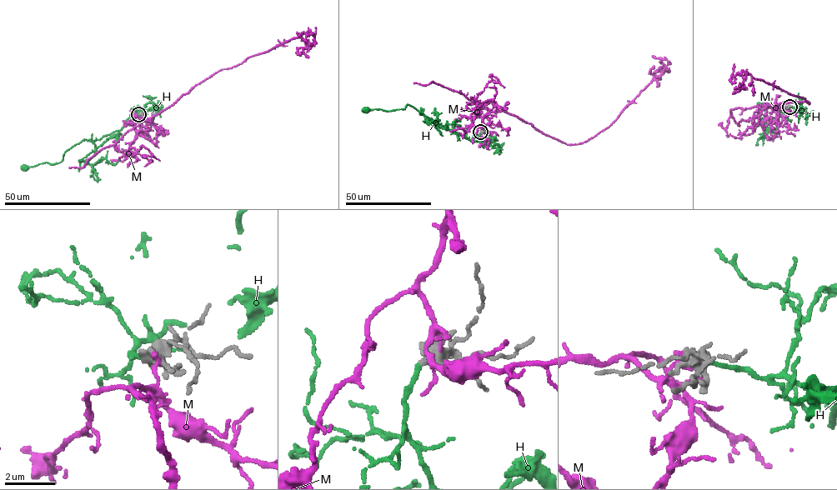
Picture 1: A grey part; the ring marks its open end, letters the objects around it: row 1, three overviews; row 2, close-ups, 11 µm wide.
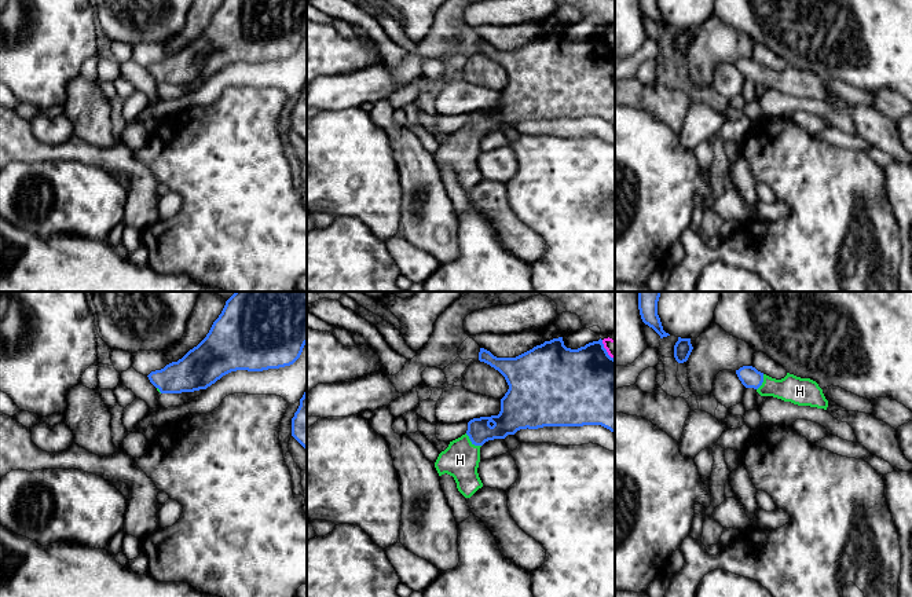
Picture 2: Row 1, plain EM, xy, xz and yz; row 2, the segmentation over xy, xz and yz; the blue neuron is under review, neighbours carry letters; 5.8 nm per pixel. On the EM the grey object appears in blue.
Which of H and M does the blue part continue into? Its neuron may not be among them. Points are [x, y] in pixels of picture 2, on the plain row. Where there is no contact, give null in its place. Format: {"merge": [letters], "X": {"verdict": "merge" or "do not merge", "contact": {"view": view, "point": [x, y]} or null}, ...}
{"merge": ["H"], "H": {"verdict": "merge", "contact": {"view": "xz", "point": [472, 134]}}, "M": {"verdict": "do not merge", "contact": {"view": "xz", "point": [605, 41]}}}

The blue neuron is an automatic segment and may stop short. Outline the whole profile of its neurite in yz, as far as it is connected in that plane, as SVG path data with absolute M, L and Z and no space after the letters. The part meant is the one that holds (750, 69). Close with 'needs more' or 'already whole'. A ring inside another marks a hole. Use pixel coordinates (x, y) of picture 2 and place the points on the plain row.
M743 58L736 66L746 80L754 80L761 88L773 88L798 98L827 102L828 92L818 76L787 65L781 72L772 70L752 58Z | needs more

